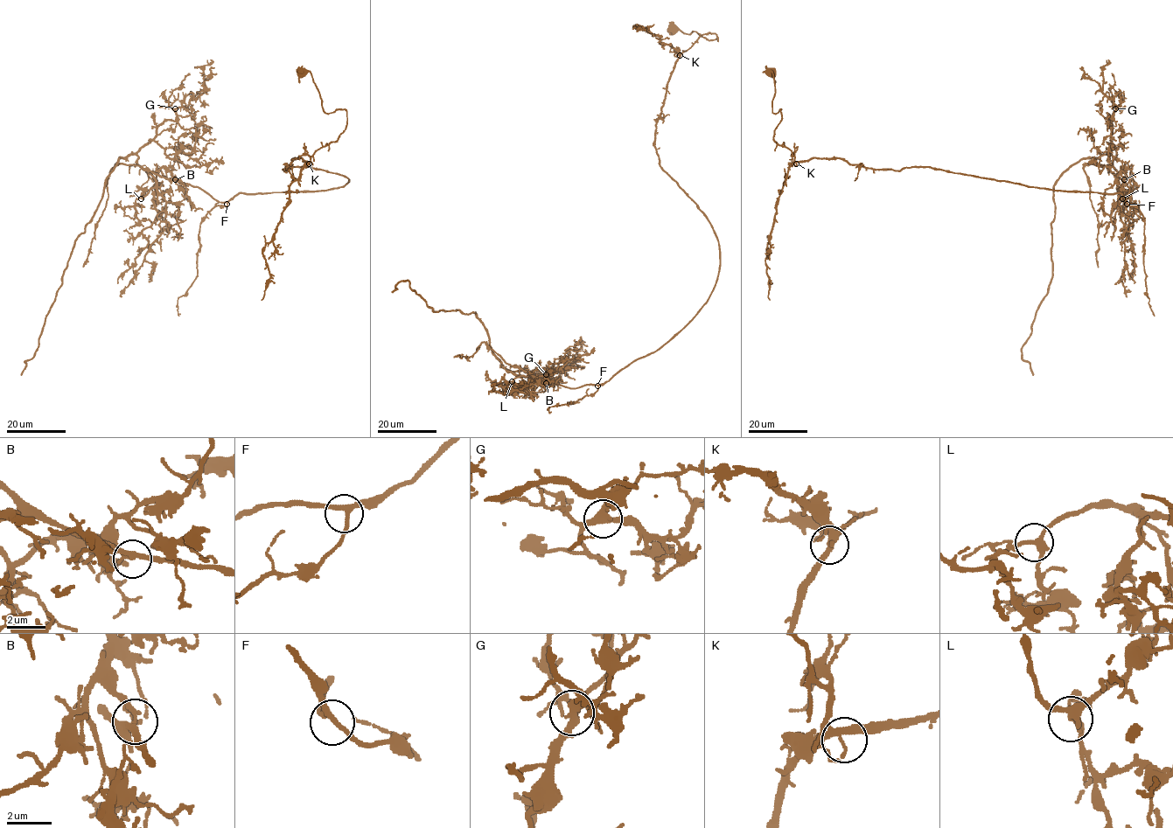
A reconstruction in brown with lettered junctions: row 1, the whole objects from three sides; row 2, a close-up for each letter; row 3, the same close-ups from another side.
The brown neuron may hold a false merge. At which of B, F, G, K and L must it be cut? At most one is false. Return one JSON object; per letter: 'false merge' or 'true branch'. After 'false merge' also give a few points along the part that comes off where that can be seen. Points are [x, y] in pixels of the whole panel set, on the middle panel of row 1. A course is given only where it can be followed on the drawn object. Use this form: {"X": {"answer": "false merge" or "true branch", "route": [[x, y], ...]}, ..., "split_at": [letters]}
{"B": {"answer": "false merge", "route": [[546, 383], [602, 384], [670, 340], [716, 281], [716, 234], [654, 145], [674, 62], [716, 35], [671, 35]]}, "F": {"answer": "true branch"}, "G": {"answer": "true branch"}, "K": {"answer": "true branch"}, "L": {"answer": "true branch"}, "split_at": ["B"]}

